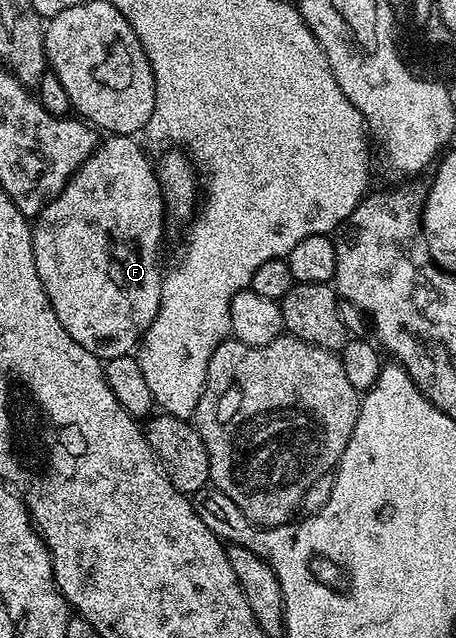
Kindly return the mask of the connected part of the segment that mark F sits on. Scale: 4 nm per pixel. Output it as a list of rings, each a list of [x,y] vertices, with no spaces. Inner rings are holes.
[[[113,134],[105,139],[76,169],[58,197],[36,215],[32,226],[34,268],[38,268],[38,280],[46,288],[53,312],[62,320],[62,328],[101,360],[132,354],[158,316],[164,287],[160,249],[166,223],[164,193],[153,159],[144,155],[135,137]]]

